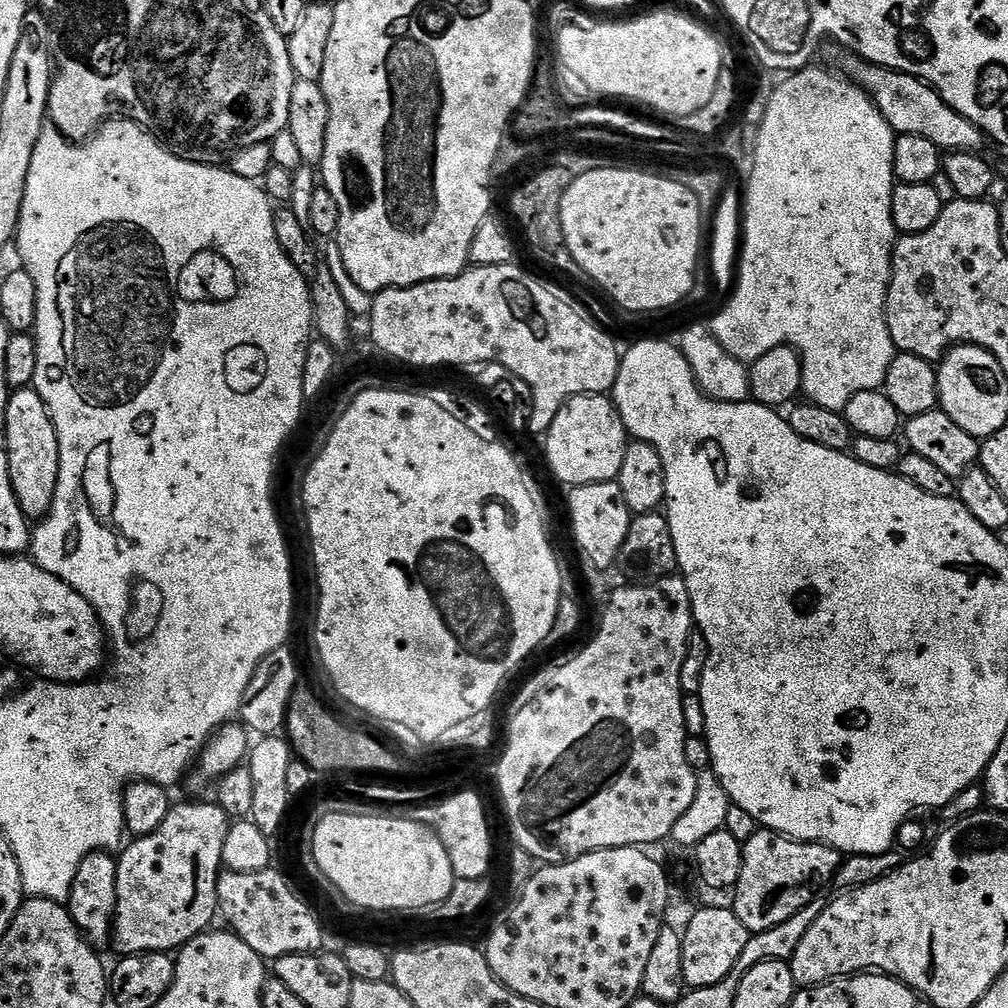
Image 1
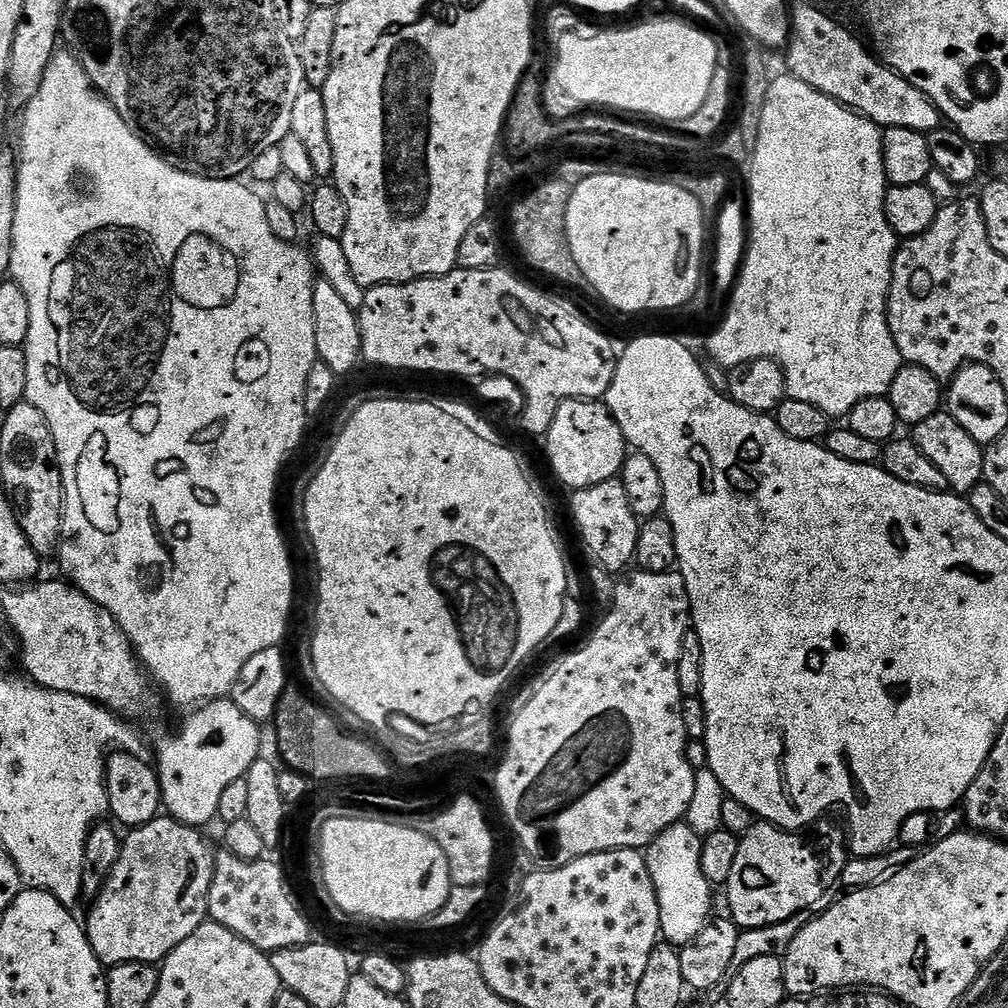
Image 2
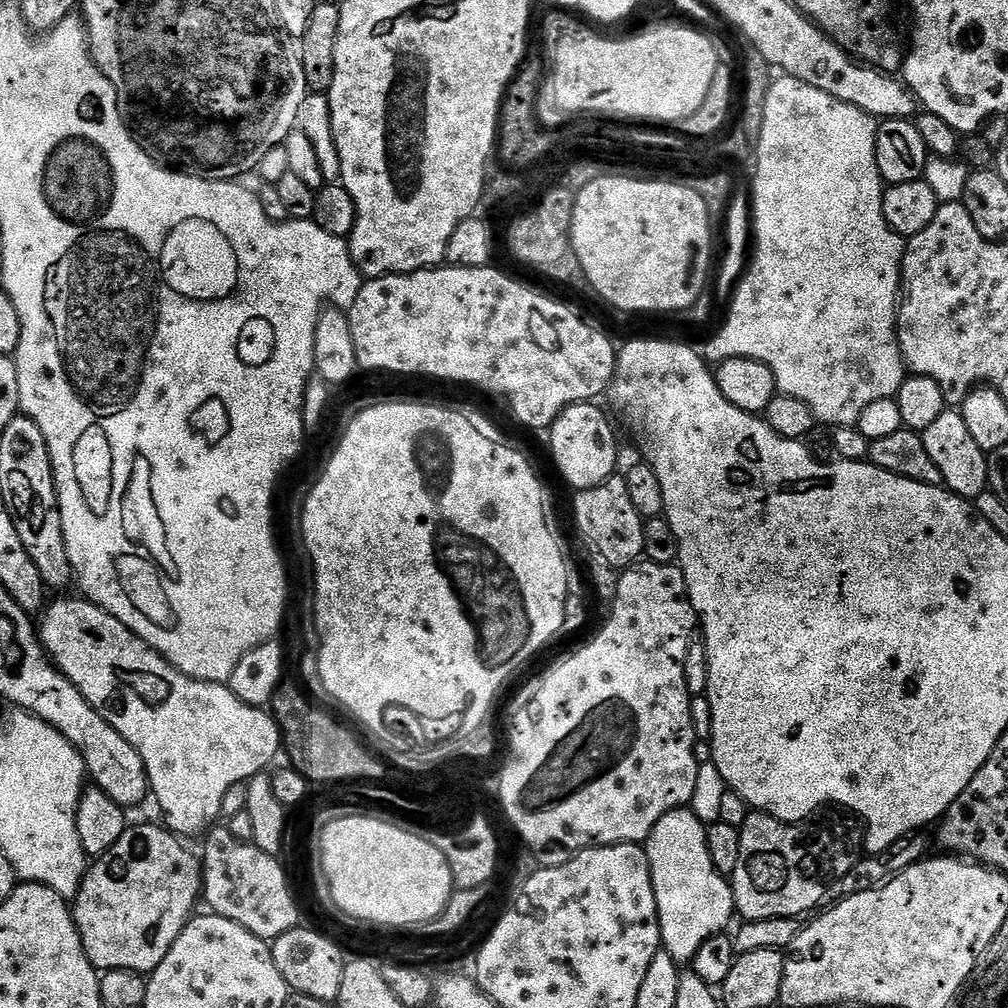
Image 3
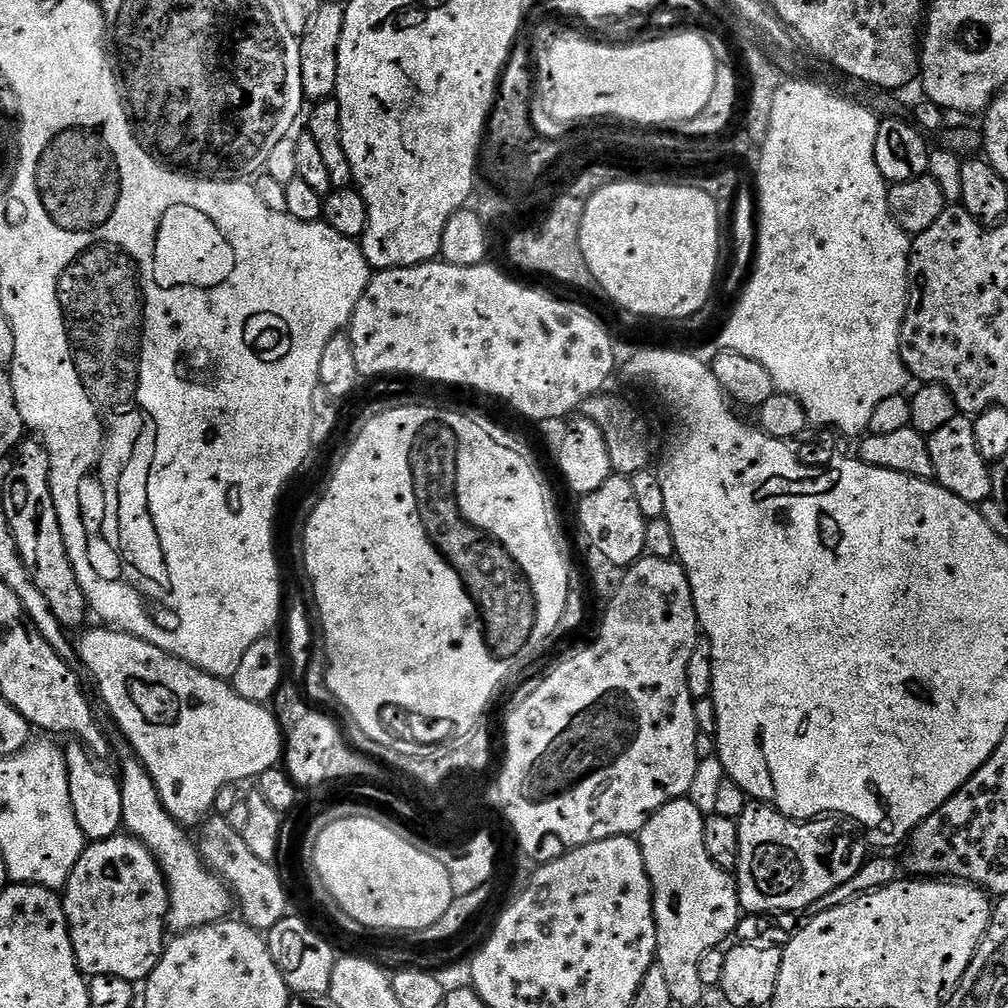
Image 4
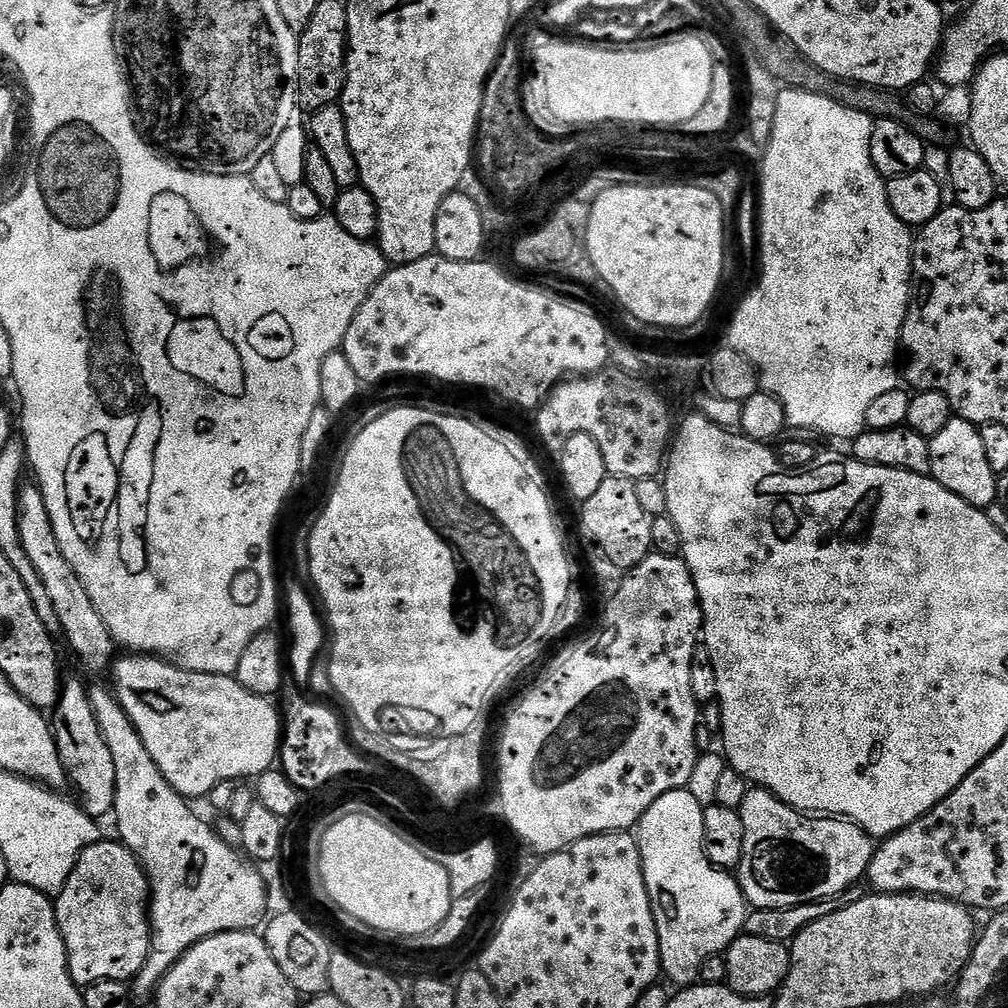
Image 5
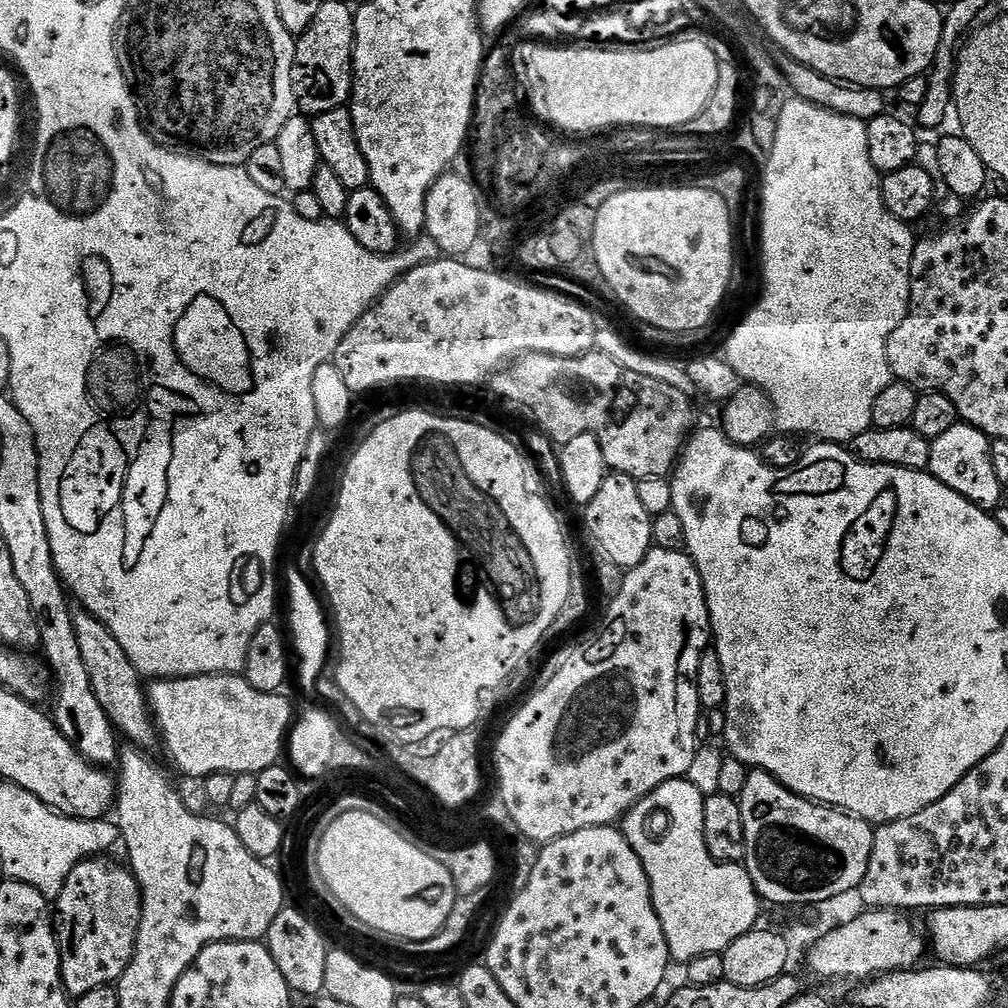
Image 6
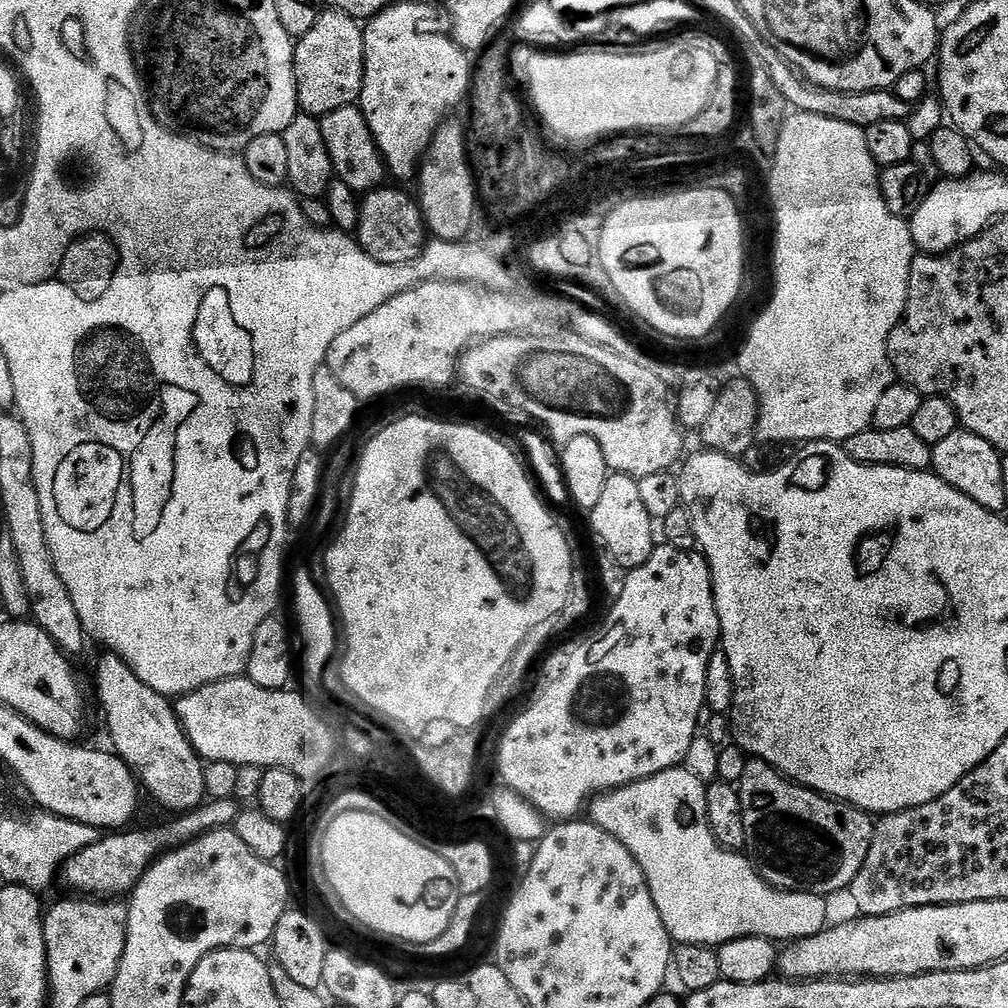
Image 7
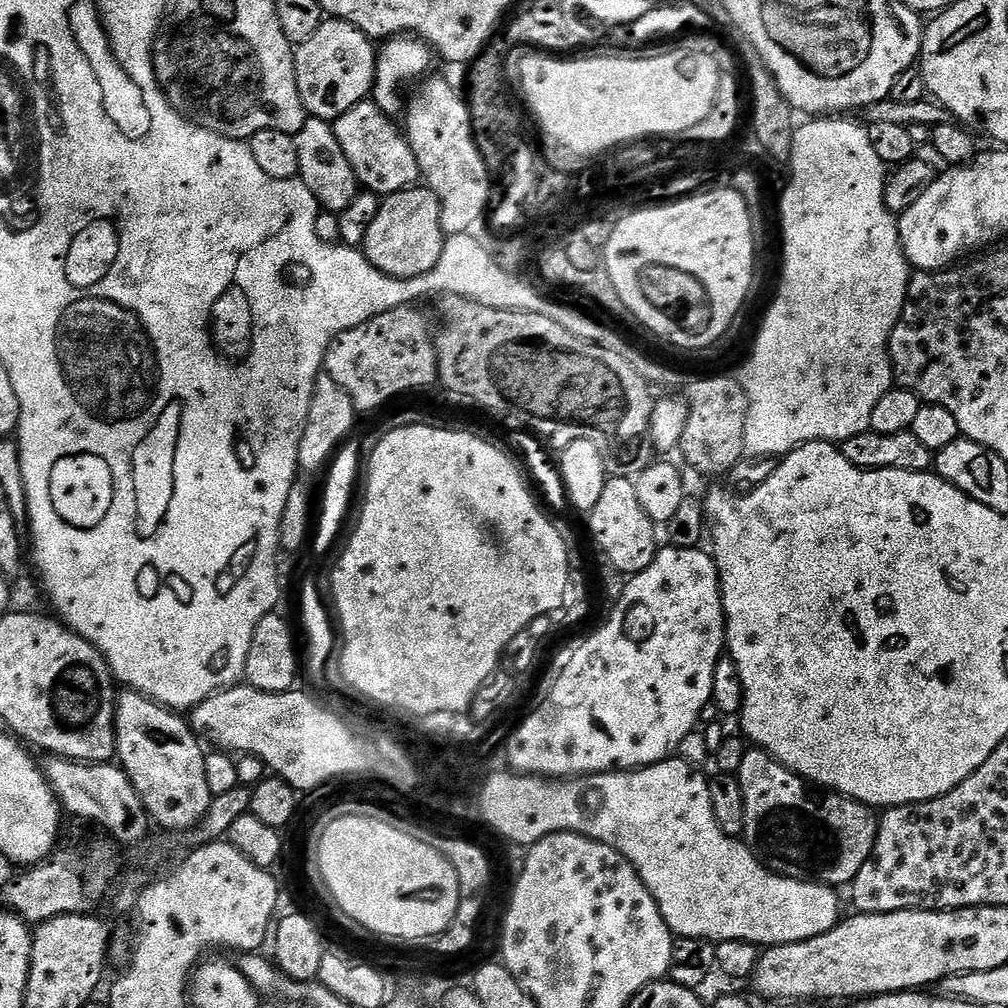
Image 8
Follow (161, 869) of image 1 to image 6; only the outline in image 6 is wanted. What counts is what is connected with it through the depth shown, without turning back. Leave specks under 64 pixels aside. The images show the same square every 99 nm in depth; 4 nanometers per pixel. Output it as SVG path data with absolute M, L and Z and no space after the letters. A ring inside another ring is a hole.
M112 858L83 860L66 878L62 894L54 901L54 927L60 951L60 973L64 989L75 998L95 990L97 986L115 985L132 961L136 935L140 925L140 887L131 867L115 864Z

